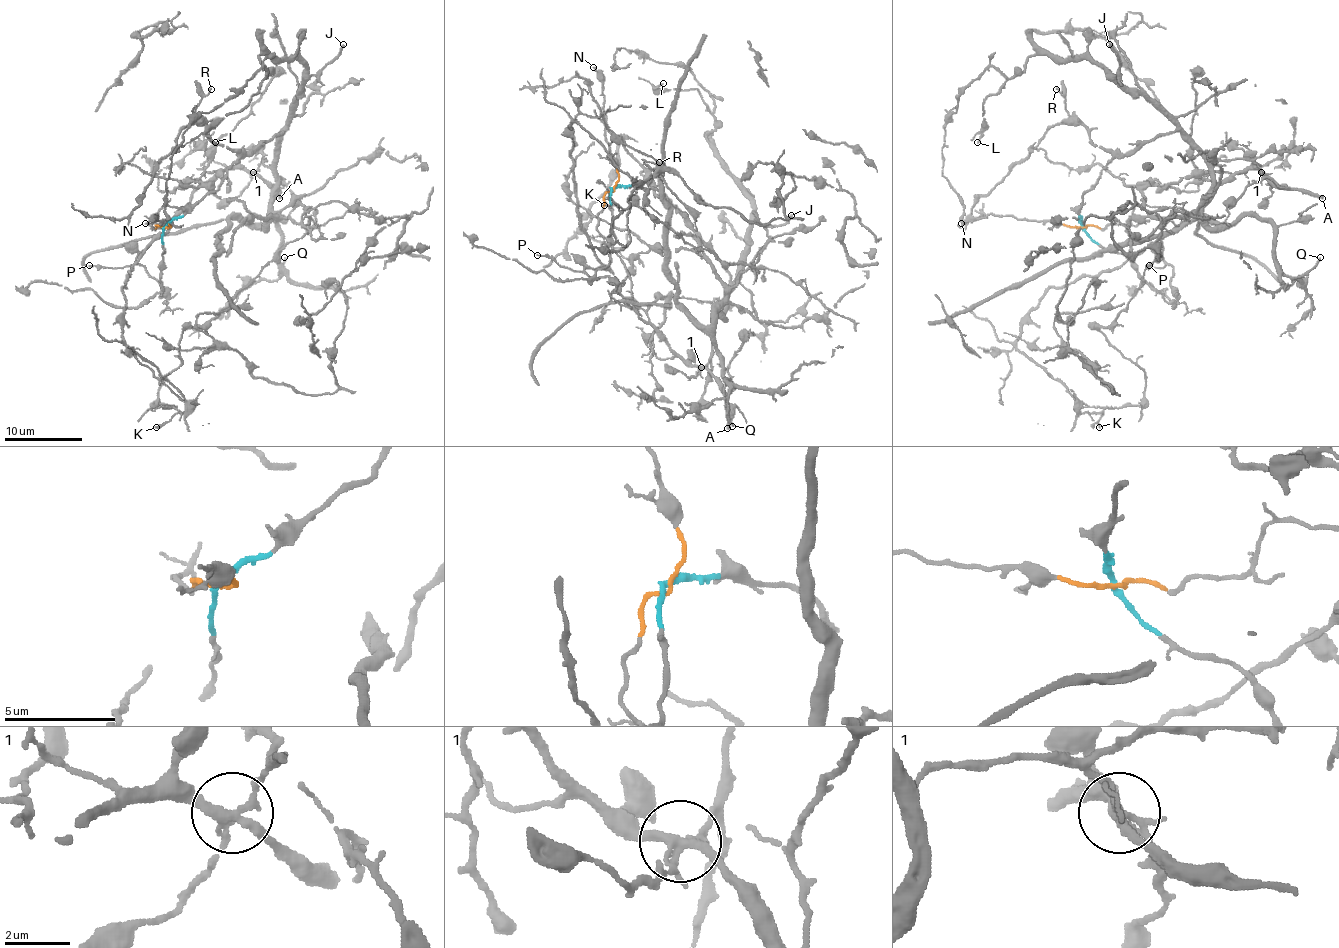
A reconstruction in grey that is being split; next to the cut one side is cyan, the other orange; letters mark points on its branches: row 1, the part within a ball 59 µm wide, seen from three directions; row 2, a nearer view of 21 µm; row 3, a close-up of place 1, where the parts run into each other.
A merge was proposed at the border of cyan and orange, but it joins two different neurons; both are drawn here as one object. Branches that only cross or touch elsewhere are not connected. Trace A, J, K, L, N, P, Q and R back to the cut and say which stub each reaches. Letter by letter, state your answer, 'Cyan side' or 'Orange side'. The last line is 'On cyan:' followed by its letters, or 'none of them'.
A: Orange side
J: Cyan side
K: Orange side
L: Cyan side
N: Orange side
P: Orange side
Q: Cyan side
R: Cyan side
On cyan: J, L, Q, R

